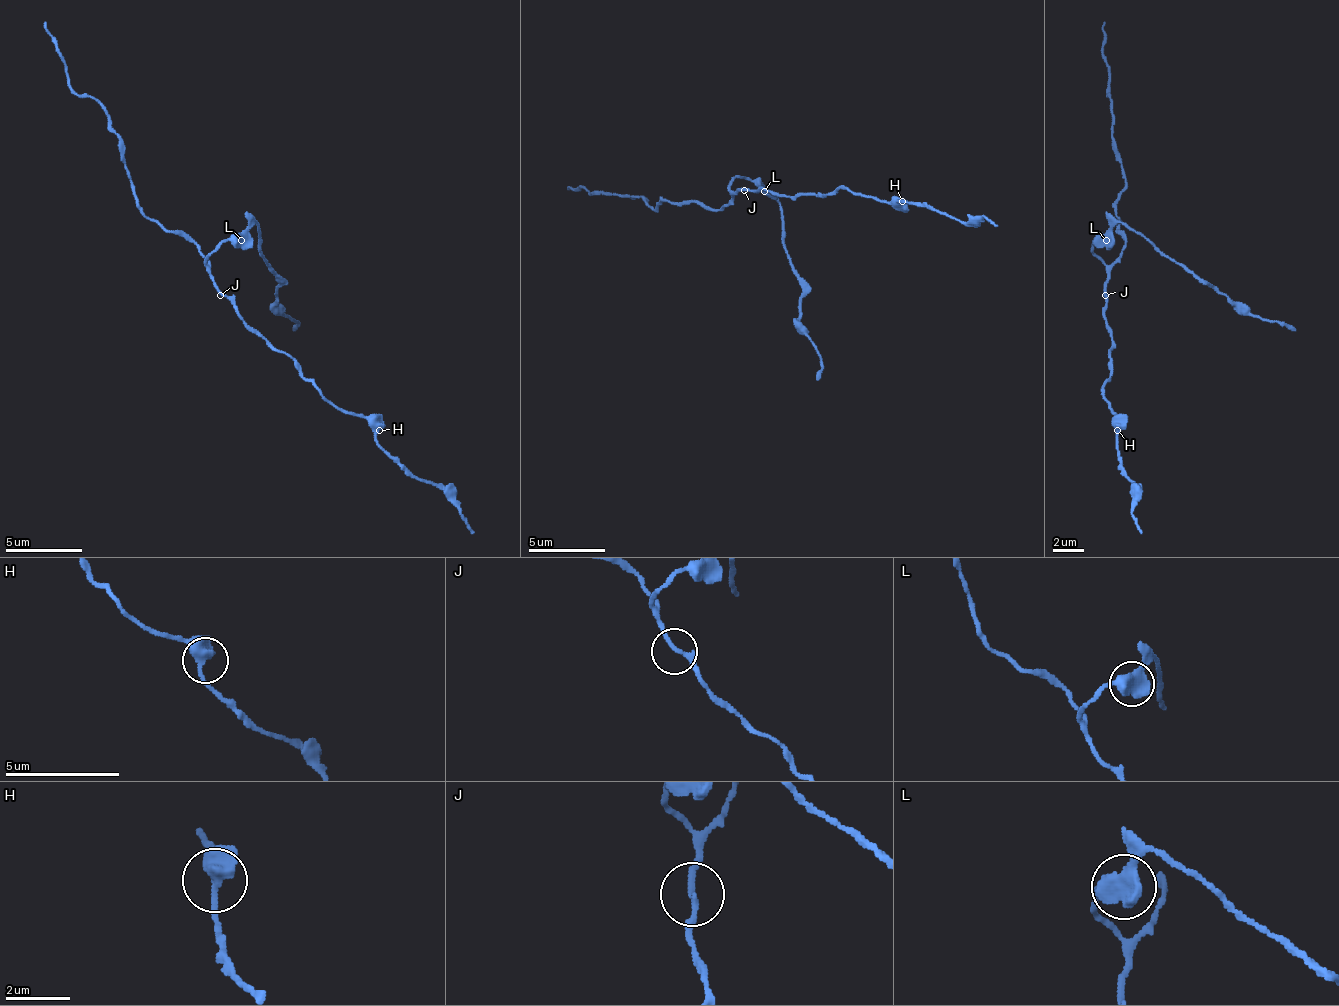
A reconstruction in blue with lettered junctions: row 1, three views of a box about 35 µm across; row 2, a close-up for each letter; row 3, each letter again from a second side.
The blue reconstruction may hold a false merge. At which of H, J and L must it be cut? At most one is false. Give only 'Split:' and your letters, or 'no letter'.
Split: L

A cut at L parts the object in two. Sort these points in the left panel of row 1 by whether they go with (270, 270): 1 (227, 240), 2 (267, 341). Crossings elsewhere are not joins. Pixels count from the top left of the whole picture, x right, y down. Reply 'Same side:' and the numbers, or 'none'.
Same side: none

